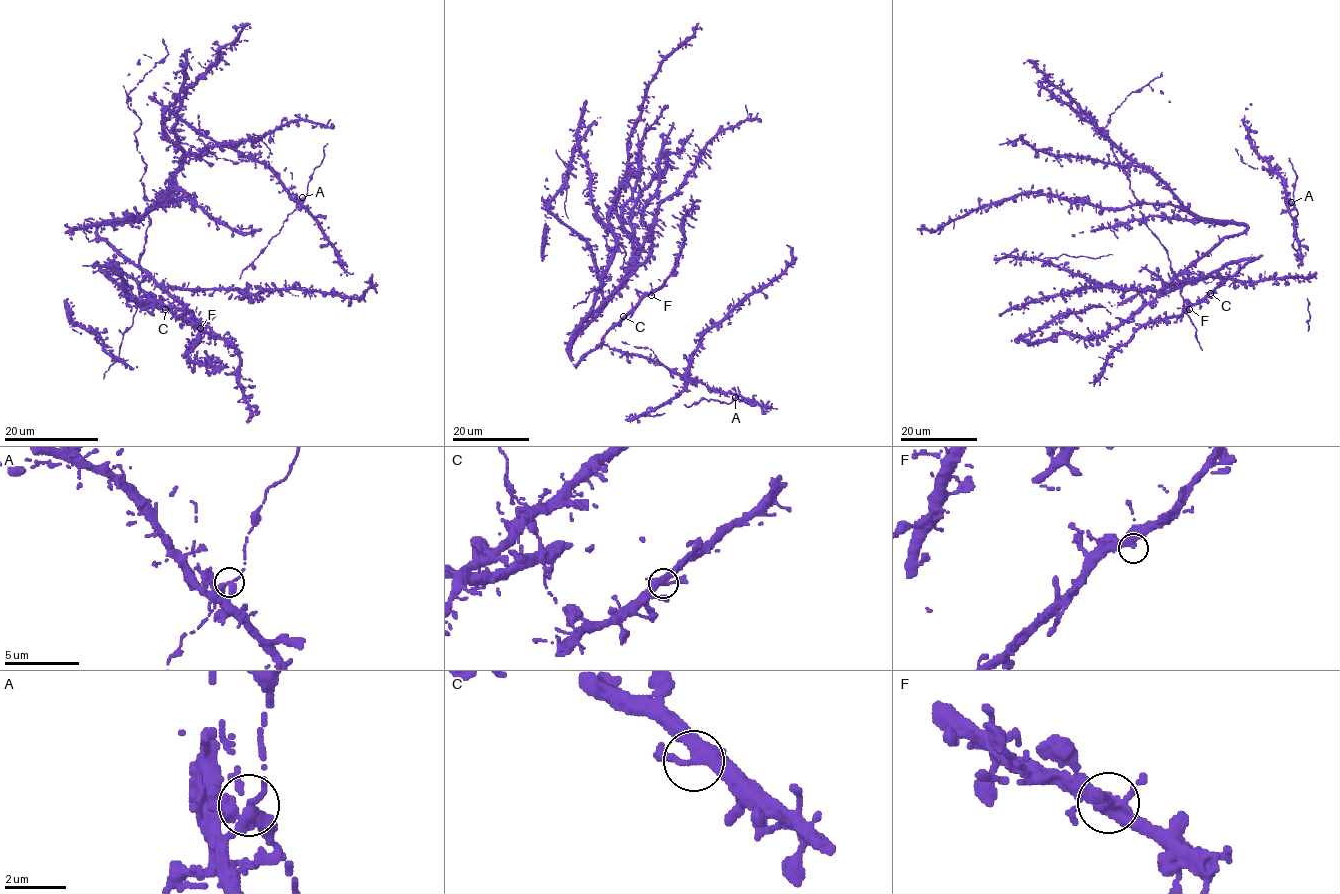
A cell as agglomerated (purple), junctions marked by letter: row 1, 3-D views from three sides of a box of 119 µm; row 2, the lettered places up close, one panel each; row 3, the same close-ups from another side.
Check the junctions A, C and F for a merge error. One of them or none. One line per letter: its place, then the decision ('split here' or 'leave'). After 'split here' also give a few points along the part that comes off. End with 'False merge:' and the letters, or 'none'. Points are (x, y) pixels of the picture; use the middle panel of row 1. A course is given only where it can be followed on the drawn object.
A: place (735, 397); leave
C: place (623, 316); leave
F: place (651, 295); leave
False merge: none

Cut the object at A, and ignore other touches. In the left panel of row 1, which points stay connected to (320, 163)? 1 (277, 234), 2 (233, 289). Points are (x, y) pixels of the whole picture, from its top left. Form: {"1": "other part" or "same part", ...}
{"1": "same part", "2": "other part"}

